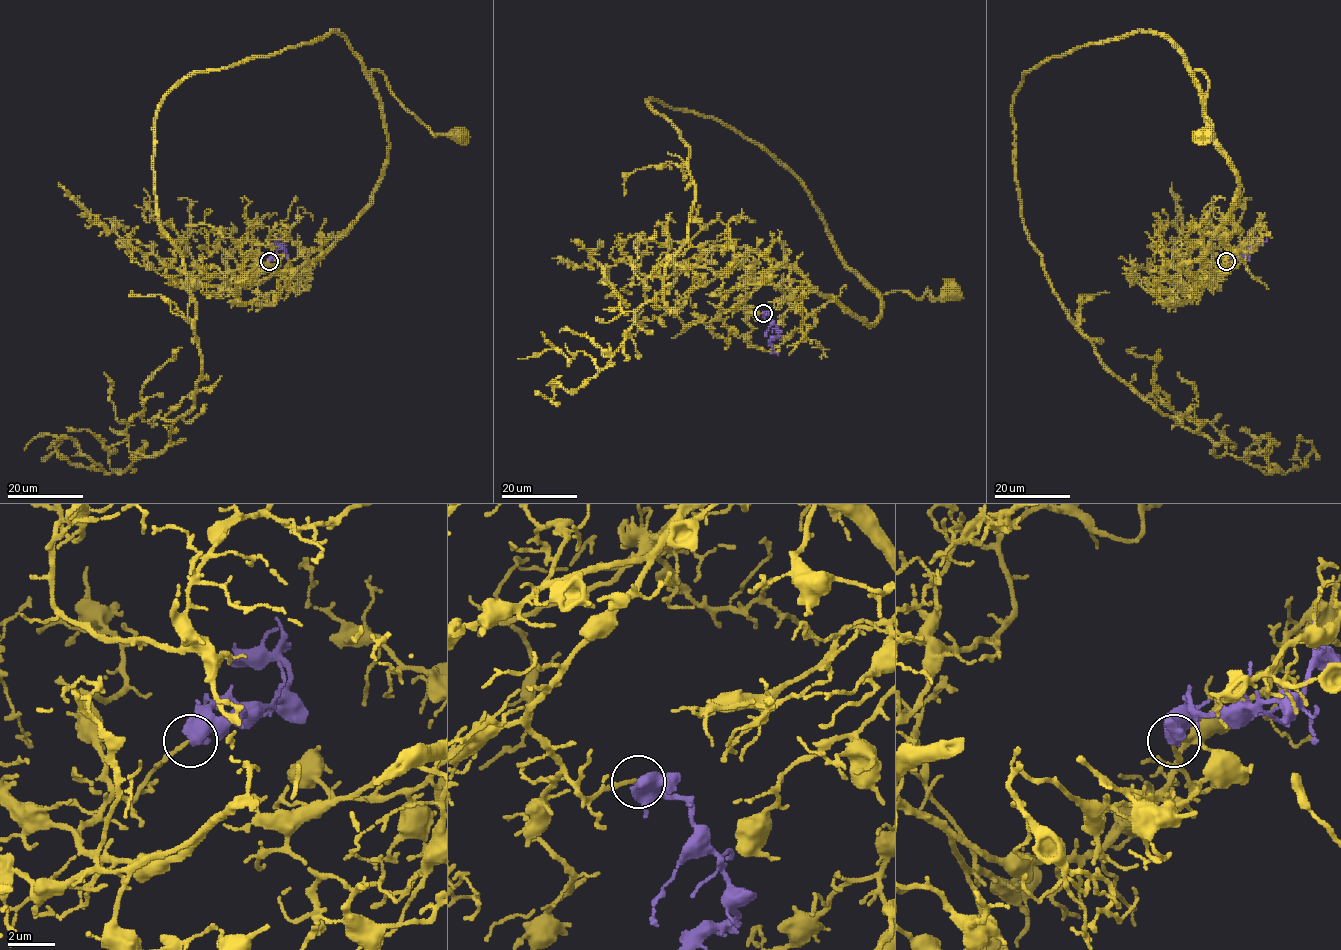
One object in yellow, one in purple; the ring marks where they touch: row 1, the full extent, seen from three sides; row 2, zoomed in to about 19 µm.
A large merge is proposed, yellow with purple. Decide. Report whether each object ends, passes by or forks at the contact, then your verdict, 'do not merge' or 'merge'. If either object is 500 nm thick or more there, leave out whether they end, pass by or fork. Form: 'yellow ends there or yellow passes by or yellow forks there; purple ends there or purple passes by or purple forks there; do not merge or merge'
merge

